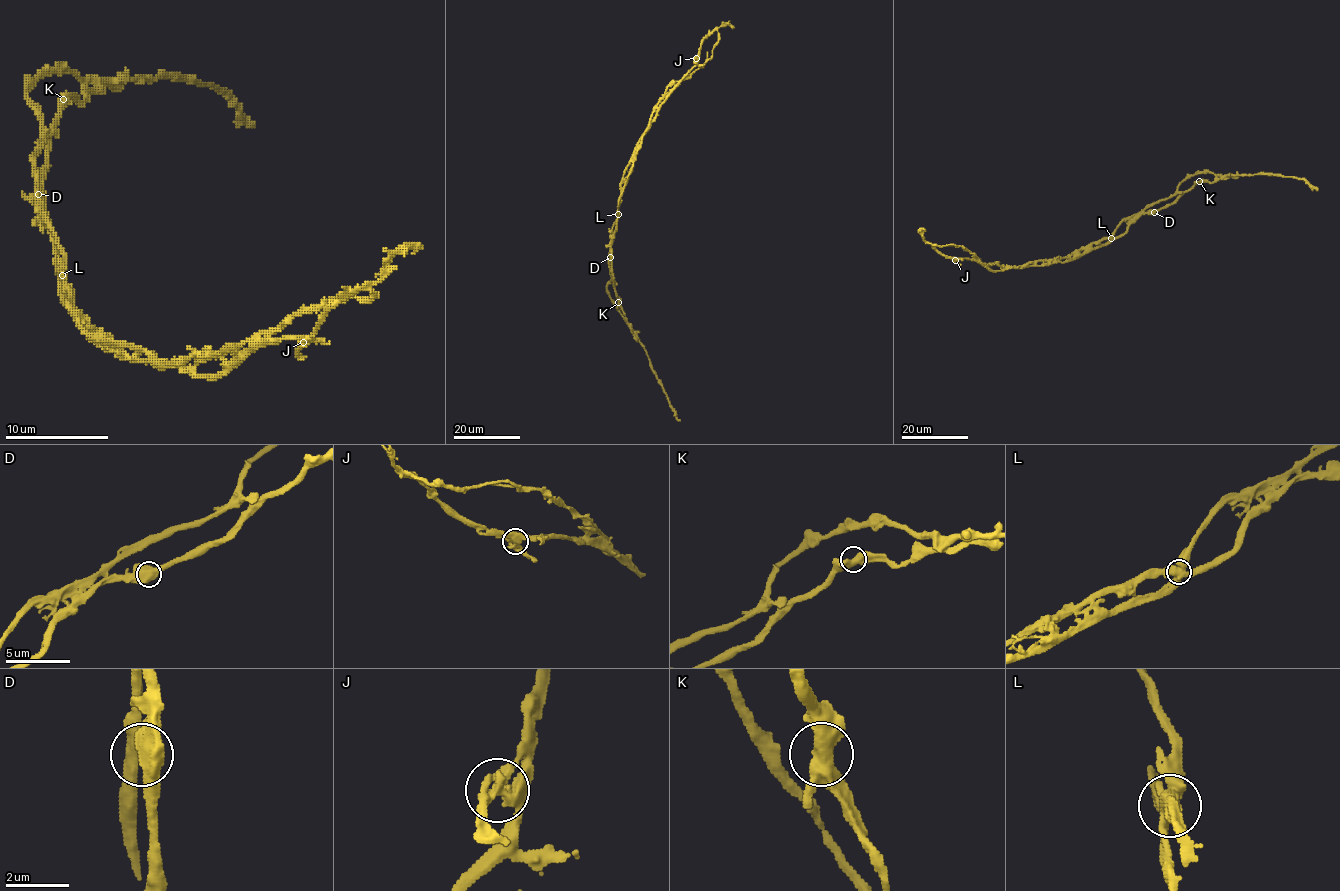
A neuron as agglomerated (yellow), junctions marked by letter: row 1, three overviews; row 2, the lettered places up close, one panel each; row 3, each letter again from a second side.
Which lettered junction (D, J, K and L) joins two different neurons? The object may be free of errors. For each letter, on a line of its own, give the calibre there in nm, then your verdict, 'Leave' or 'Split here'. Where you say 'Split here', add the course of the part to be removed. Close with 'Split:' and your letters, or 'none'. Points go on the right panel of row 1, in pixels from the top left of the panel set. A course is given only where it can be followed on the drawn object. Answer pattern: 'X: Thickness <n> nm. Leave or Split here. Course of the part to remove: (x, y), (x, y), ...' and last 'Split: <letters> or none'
D: Thickness 500 nm. Leave
J: Thickness 360 nm. Leave
K: Thickness 460 nm. Leave
L: Thickness 550 nm. Split here. Course of the part to remove: (1111, 238), (1102, 238), (1062, 258), (1000, 270), (990, 270), (972, 259), (942, 255), (927, 243), (964, 249)
Split: L

